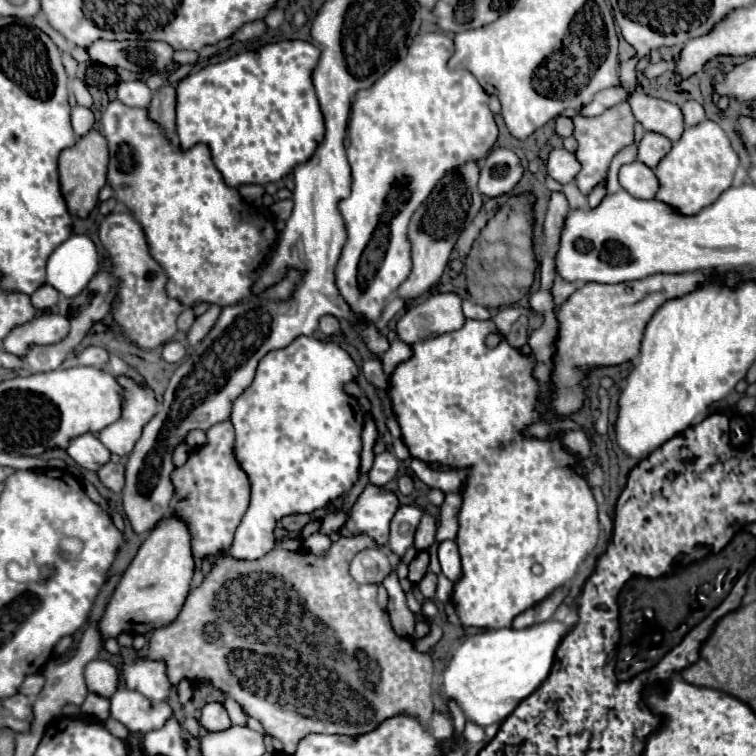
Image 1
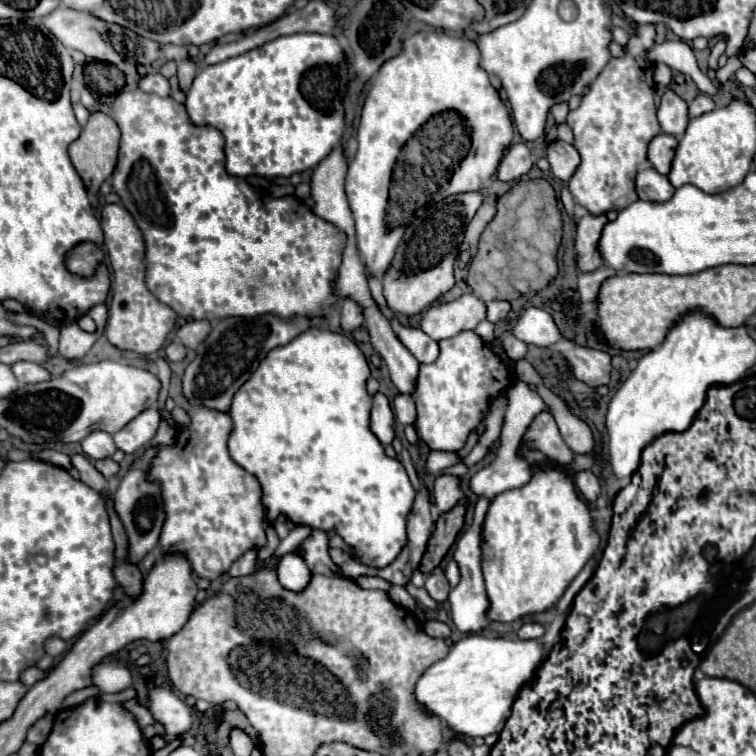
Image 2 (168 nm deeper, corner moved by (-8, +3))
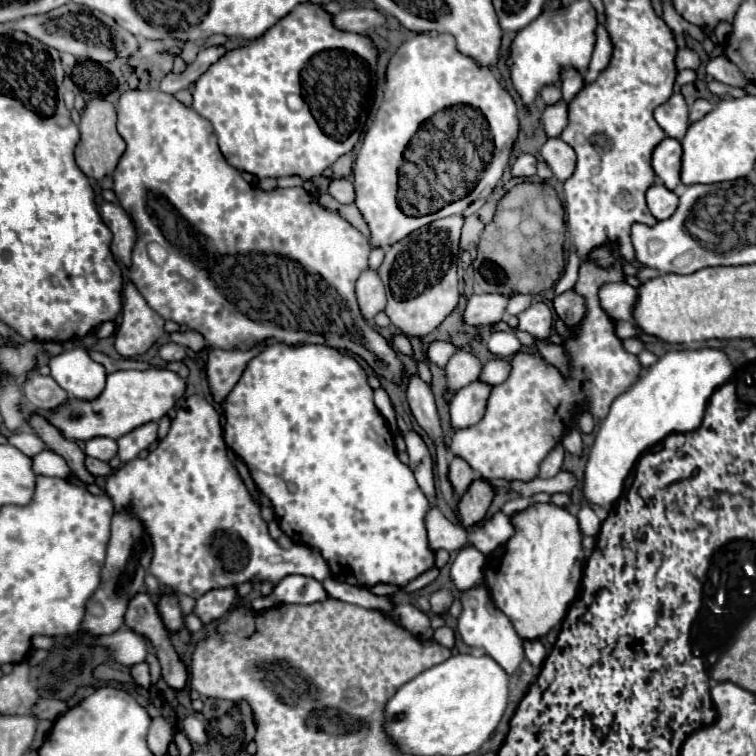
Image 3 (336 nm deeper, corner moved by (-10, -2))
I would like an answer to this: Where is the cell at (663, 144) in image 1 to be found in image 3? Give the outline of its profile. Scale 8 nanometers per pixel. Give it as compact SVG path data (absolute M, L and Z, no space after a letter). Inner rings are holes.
M666 137L652 155L652 167L658 179L674 191L680 185L680 169L682 169L682 145L676 139Z

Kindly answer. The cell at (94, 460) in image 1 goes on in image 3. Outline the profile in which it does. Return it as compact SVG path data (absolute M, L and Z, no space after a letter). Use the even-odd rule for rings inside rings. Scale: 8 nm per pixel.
M94 437L94 439L86 441L84 453L108 463L108 461L118 453L118 445L116 445L116 441L110 439L110 437Z

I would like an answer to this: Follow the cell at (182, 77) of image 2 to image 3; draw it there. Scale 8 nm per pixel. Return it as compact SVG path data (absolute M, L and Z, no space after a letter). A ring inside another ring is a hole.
M184 41L182 43L182 53L180 57L186 61L186 63L192 63L196 59L196 53L200 51L200 47L196 43L190 43L190 41Z

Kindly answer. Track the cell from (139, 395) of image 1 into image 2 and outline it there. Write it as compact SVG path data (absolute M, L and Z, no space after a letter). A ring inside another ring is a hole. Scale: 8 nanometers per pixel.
M148 408L148 410L140 412L134 420L130 420L122 430L118 430L114 434L114 442L126 454L138 452L154 438L158 424L160 424L158 408Z

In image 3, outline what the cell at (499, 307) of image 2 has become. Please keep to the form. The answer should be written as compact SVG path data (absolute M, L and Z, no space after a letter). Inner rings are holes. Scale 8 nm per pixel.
M512 295L510 303L508 303L508 313L518 315L524 309L528 309L530 305L532 305L532 295Z

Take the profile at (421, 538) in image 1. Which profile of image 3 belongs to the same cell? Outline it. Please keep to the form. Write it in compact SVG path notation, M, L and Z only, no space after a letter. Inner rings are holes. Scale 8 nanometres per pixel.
M452 457L452 461L450 461L450 483L458 495L462 495L470 487L474 477L476 477L474 469L464 459Z

